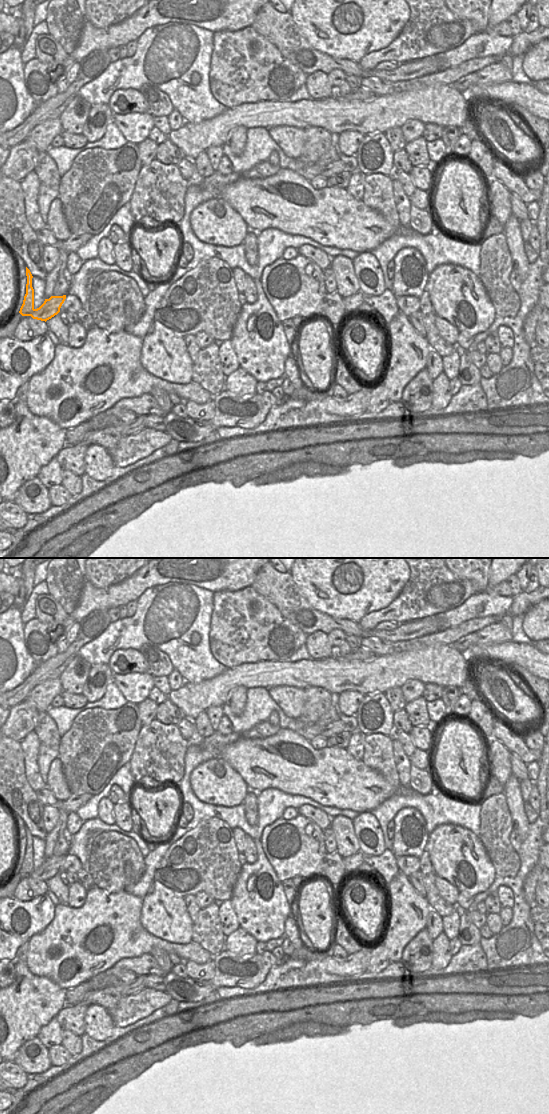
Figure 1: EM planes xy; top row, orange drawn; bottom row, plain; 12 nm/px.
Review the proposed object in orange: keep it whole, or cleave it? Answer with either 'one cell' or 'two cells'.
two cells

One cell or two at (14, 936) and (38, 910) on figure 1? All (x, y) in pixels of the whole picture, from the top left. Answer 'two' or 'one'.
one

